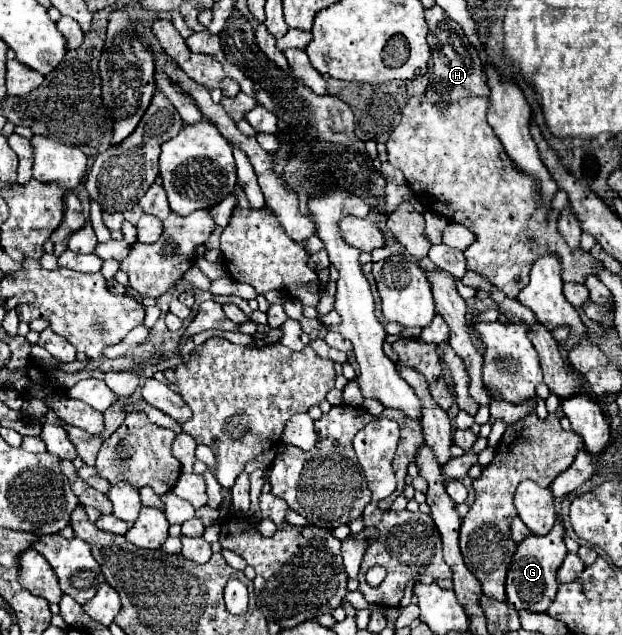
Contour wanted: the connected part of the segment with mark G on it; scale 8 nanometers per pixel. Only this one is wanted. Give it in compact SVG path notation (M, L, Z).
M563 520L553 526L553 530L545 536L527 536L523 542L517 544L517 550L513 554L513 562L507 572L507 602L515 610L531 610L531 612L545 612L549 604L555 598L557 592L557 568L563 564L563 558L567 554L565 542L563 542Z

